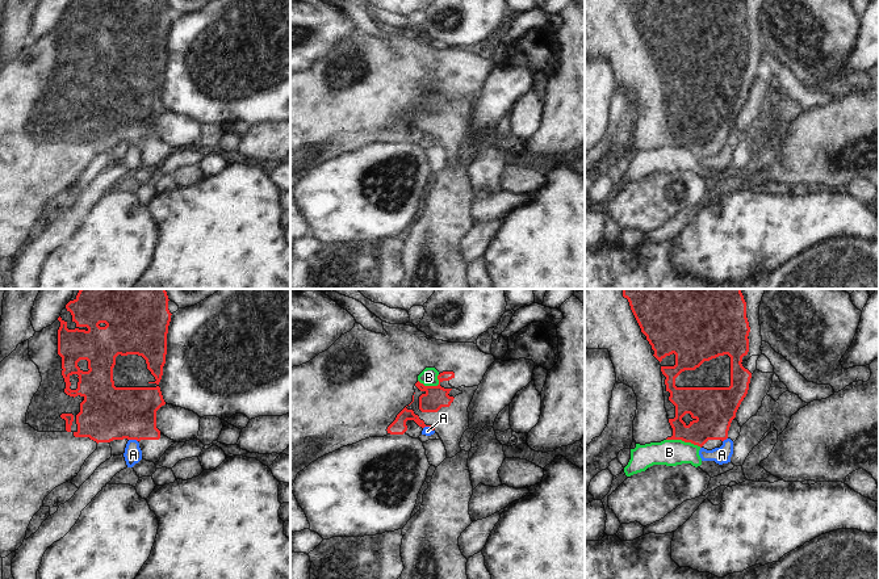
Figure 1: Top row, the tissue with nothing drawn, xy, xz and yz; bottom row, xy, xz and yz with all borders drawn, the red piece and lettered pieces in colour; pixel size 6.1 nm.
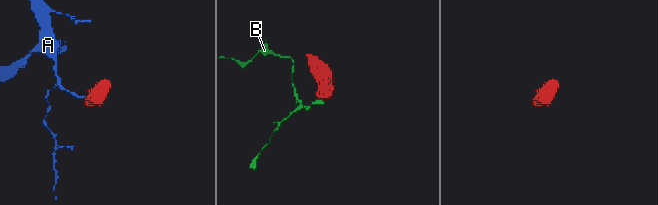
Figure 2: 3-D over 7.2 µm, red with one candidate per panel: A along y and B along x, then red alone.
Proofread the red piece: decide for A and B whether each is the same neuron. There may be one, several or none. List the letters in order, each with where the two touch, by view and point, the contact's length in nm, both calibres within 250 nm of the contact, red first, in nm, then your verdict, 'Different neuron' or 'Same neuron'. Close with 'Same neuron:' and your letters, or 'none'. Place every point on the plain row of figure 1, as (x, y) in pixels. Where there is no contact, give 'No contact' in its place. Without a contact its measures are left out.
A: Touches red at xy (133, 145). Shared border 60 nm. Thickness 340 nm (red) against 110 nm. Different neuron
B: Touches red at yz (683, 146). Shared border 220 nm. Thickness 240 nm (red) against 160 nm. Different neuron
Same neuron: none

